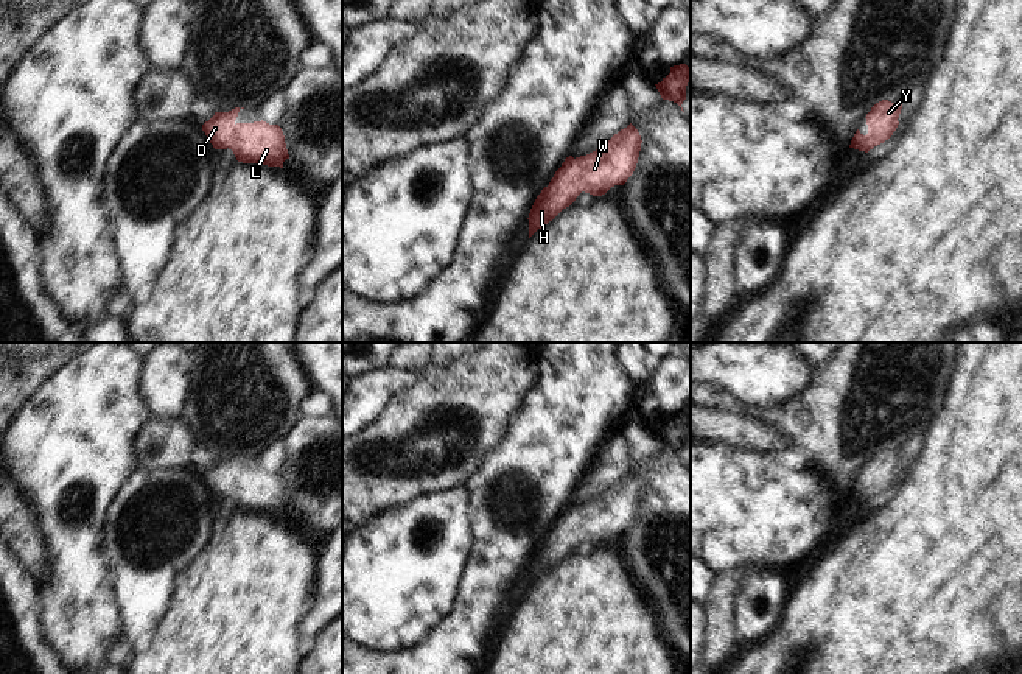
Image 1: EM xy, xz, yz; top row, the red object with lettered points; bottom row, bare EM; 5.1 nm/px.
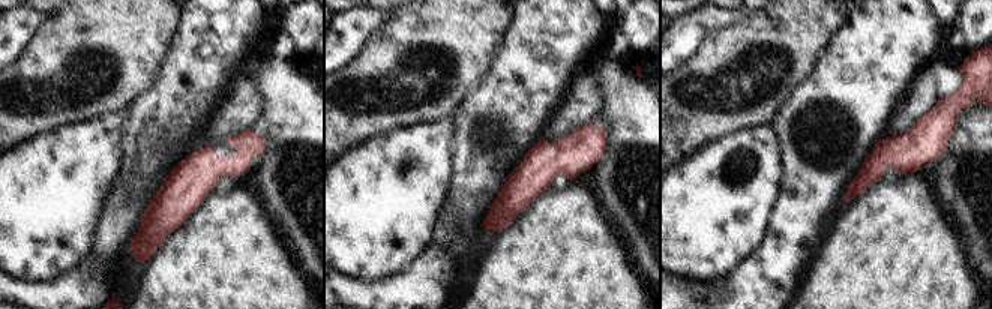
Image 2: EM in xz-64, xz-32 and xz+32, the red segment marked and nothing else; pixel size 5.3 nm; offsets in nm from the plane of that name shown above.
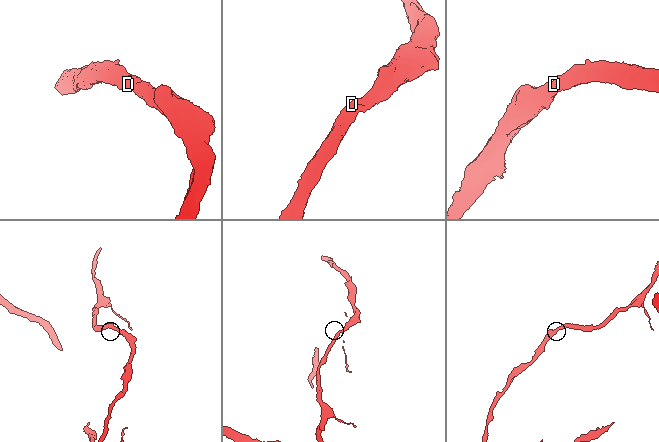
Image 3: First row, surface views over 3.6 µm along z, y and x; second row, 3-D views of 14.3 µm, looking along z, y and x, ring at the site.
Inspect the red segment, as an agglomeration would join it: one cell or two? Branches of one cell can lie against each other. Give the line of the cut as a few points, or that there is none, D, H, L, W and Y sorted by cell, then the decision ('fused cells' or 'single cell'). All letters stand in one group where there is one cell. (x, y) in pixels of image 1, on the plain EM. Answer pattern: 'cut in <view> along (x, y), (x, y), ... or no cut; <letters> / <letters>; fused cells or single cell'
no cut; D H L W Y; single cell

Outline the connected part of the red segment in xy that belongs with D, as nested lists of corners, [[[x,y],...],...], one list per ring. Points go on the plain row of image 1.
[[[235,456],[229,461],[215,461],[202,473],[202,479],[215,498],[232,498],[236,509],[243,512],[258,512],[283,517],[289,507],[285,484],[278,473],[266,470],[236,472],[238,461]]]

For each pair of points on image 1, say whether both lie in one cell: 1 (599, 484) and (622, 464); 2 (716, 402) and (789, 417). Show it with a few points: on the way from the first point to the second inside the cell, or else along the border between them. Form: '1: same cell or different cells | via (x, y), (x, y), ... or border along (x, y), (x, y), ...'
1: same cell | via (605, 478), (616, 467)
2: same cell | via (734, 405), (770, 417)

